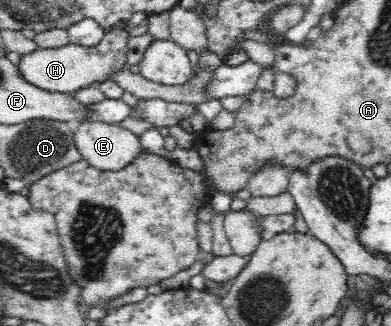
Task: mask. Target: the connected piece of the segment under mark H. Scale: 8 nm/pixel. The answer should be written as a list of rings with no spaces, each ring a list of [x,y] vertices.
[[[130,23],[125,26],[113,27],[106,31],[103,40],[98,45],[85,47],[69,43],[61,48],[42,48],[21,56],[17,69],[23,80],[47,92],[73,94],[79,89],[92,85],[94,82],[107,81],[109,74],[125,67],[127,54],[128,31]]]

